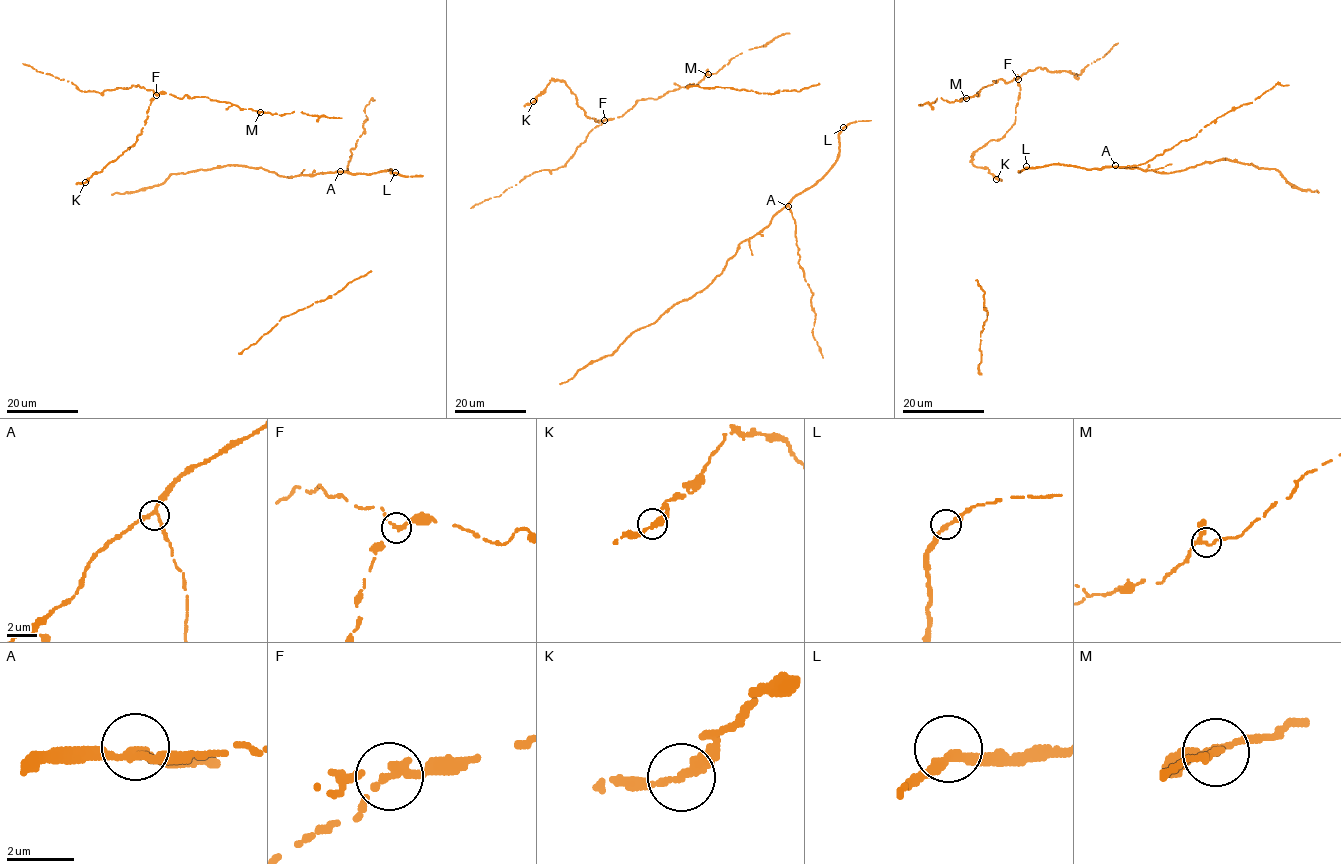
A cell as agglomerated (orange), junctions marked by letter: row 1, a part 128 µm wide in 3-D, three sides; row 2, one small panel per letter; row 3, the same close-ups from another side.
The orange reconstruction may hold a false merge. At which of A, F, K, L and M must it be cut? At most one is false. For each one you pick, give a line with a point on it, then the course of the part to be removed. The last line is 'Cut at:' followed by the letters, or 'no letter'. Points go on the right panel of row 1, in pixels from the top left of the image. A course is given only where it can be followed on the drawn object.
F: place (1018, 79); course (1018, 79), (1023, 73), (1039, 67), (1049, 72), (1074, 73), (1074, 77), (1080, 75), (1088, 65), (1117, 43)
Cut at: F

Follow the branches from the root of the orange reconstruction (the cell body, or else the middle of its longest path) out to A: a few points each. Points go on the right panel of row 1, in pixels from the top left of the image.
A: (1028, 167), (1071, 164), (1103, 169), (1115, 165)

